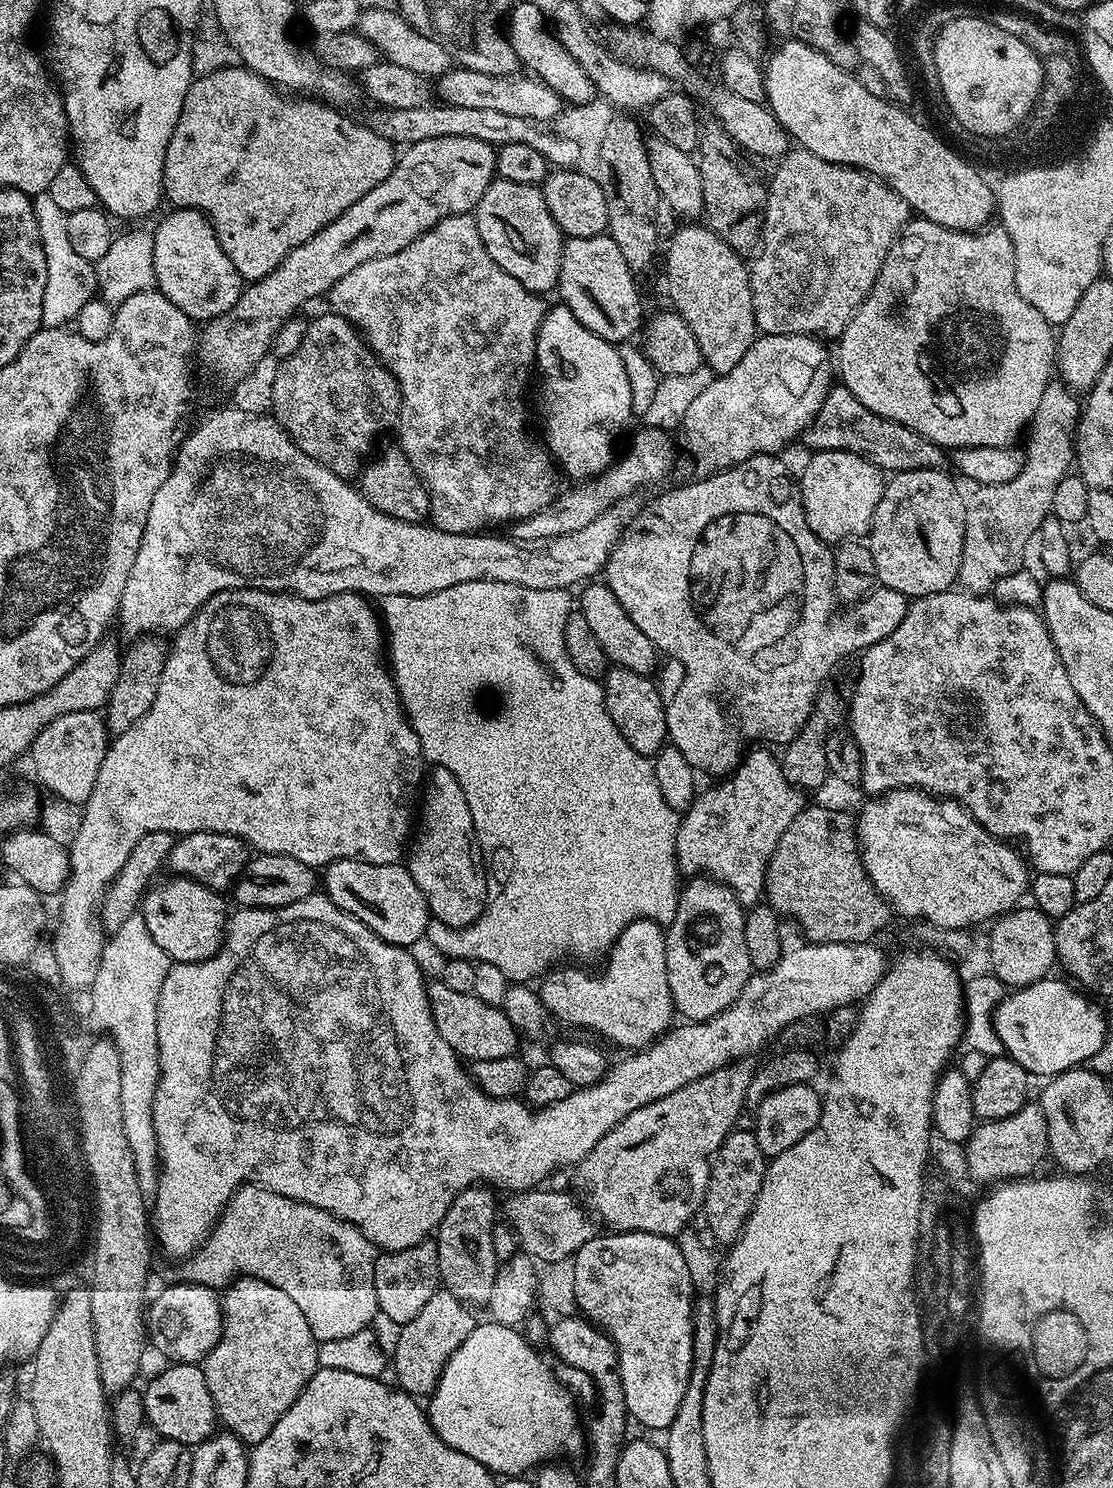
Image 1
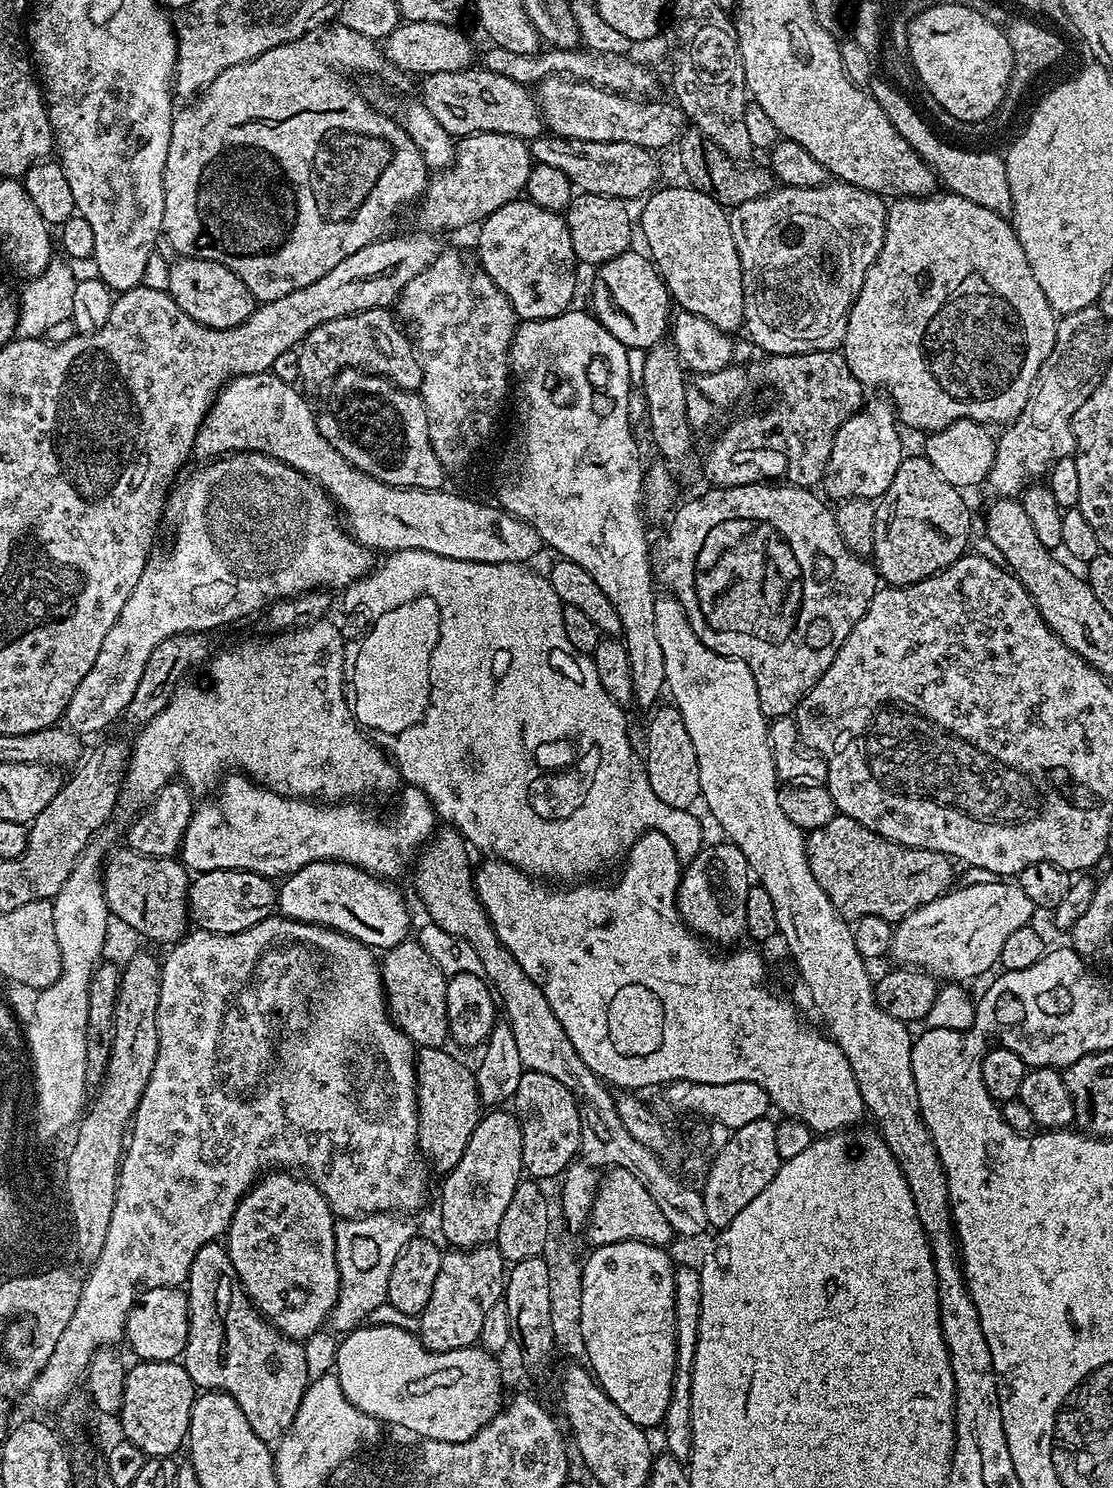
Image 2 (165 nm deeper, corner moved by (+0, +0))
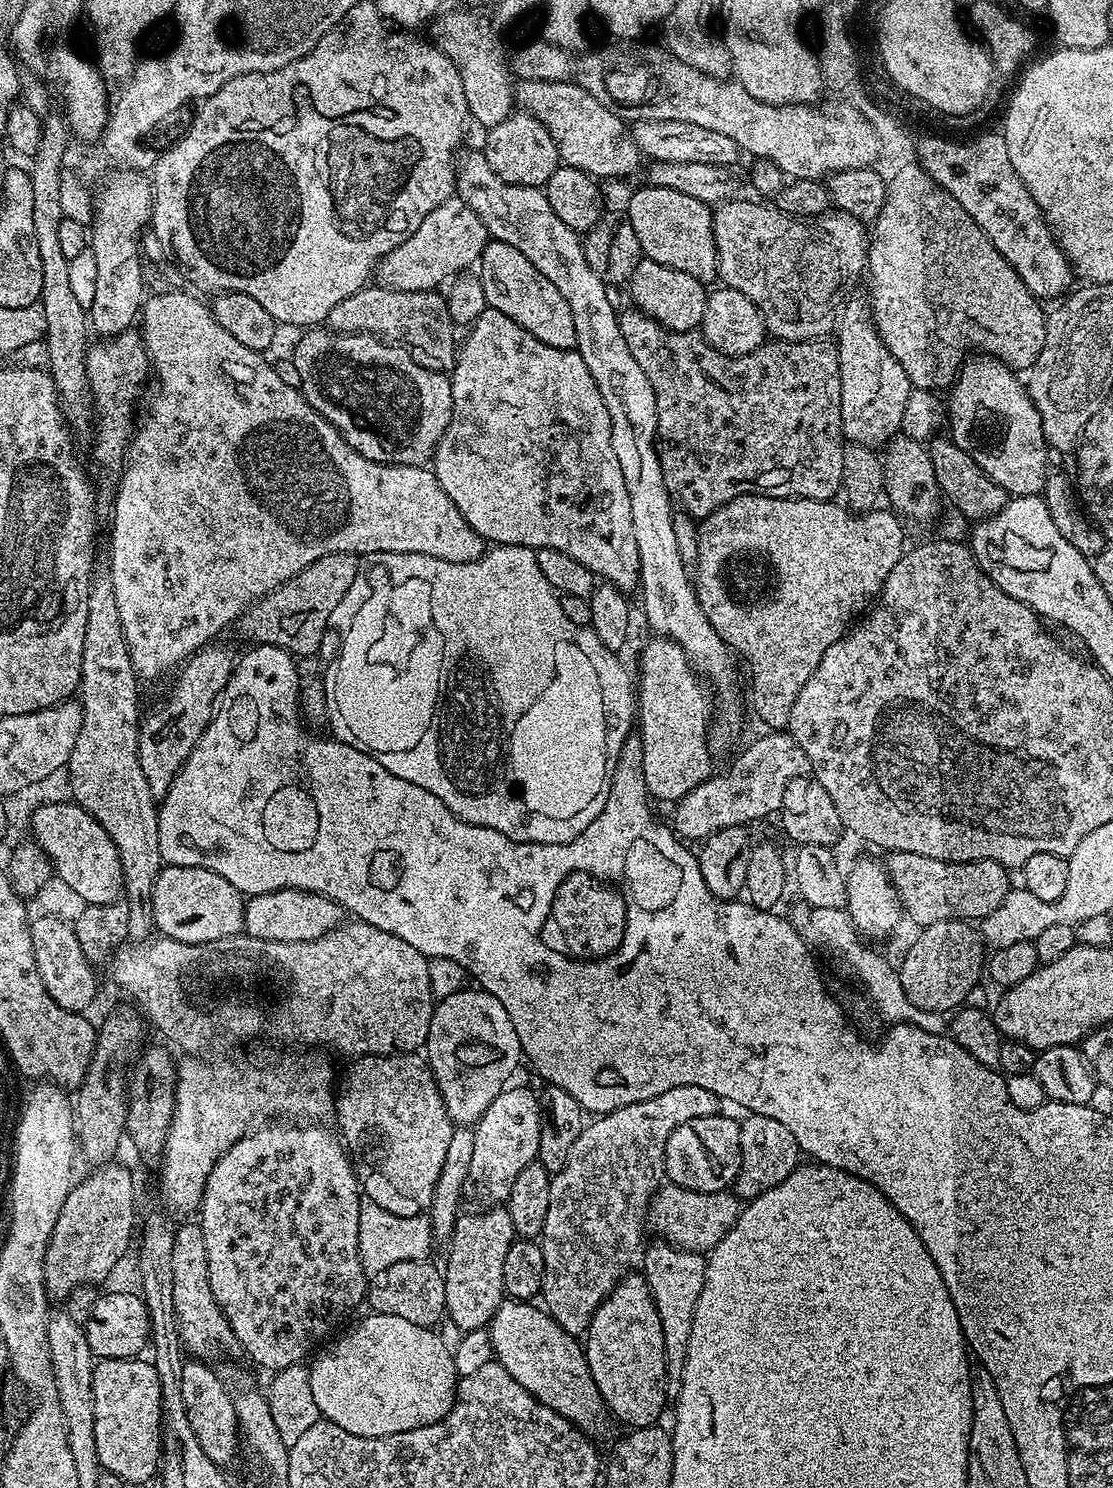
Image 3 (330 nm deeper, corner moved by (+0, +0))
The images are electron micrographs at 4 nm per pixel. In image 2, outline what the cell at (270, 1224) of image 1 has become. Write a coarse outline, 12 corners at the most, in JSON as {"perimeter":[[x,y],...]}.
{"perimeter":[[375,1212],[336,1221],[340,1289],[347,1334],[388,1304],[390,1270],[417,1235]]}

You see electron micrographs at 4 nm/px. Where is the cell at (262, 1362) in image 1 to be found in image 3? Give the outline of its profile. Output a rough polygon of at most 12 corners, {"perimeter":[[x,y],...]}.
{"perimeter":[[199,1223],[174,1234],[174,1310],[185,1353],[233,1347],[210,1290]]}

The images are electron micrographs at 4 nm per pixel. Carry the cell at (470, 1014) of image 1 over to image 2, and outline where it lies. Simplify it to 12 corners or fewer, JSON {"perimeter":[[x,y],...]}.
{"perimeter":[[419,939],[380,960],[396,1027],[417,1049],[449,1043],[448,976]]}

